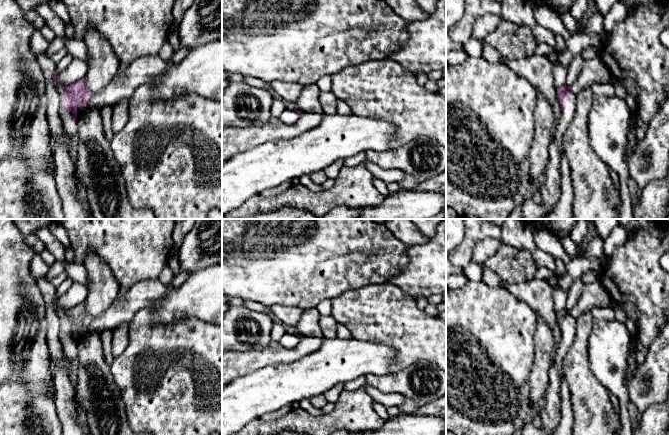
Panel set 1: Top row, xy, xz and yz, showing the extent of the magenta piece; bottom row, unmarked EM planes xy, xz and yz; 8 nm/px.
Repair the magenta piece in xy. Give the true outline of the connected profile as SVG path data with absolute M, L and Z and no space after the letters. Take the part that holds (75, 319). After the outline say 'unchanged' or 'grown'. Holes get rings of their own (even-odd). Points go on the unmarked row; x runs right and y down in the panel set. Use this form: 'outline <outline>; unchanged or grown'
outline M54 296L53 305L60 317L59 339L63 347L65 356L69 360L69 380L75 389L78 373L78 348L77 332L86 330L91 323L92 318L86 311L85 302L79 303L69 310L63 311L59 307L59 297Z; grown

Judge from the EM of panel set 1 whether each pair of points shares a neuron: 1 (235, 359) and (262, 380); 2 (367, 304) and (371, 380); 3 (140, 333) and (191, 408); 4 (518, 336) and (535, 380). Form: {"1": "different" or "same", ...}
{"1": "different", "2": "different", "3": "same", "4": "different"}

